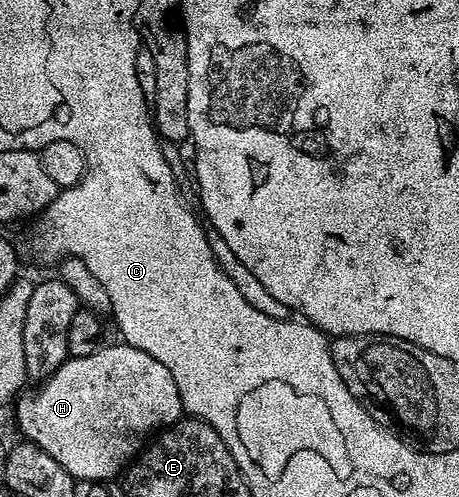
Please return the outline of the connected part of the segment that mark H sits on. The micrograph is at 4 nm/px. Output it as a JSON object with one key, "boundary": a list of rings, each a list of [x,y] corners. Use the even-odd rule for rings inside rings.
{"boundary":[[[118,342],[116,346],[103,345],[98,350],[84,357],[69,357],[62,365],[52,373],[51,377],[45,379],[44,386],[38,392],[32,394],[30,390],[25,391],[16,401],[16,420],[27,441],[35,443],[36,446],[42,448],[43,451],[50,453],[58,464],[62,464],[66,468],[69,475],[77,481],[109,481],[115,479],[128,465],[129,462],[143,449],[147,443],[146,438],[149,438],[157,430],[165,429],[172,426],[173,423],[179,421],[183,415],[183,406],[181,404],[181,396],[178,393],[178,388],[175,385],[173,376],[167,371],[161,363],[150,356],[149,353],[142,352],[141,349],[136,349],[129,346],[125,342]]]}

